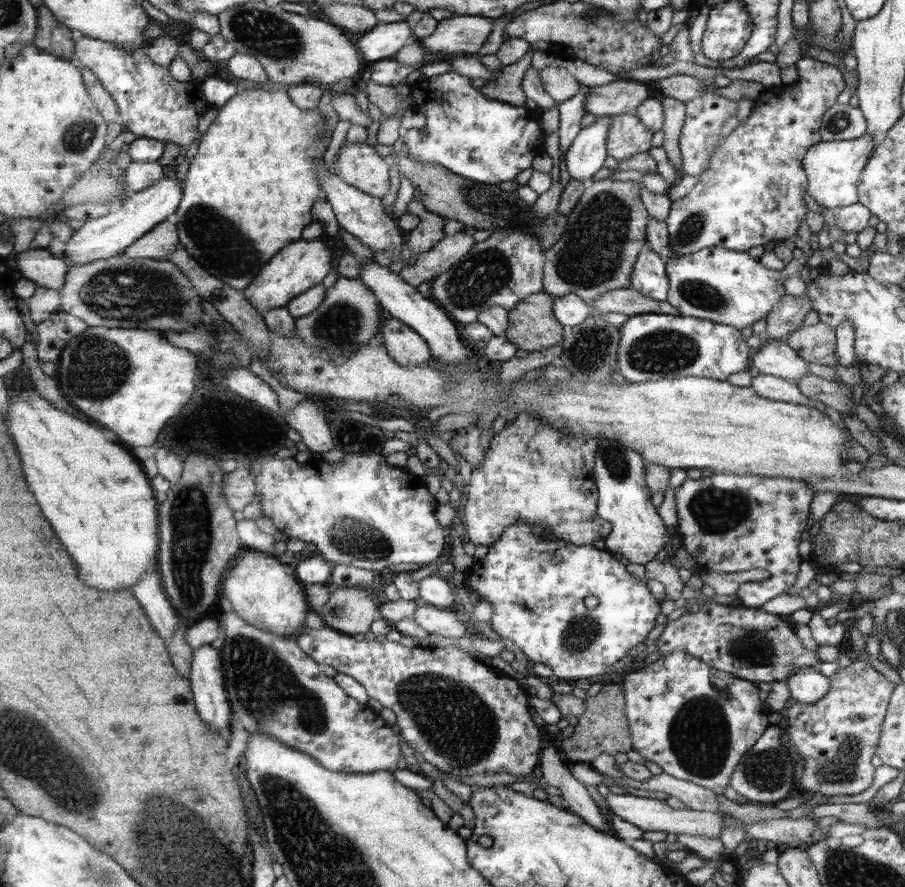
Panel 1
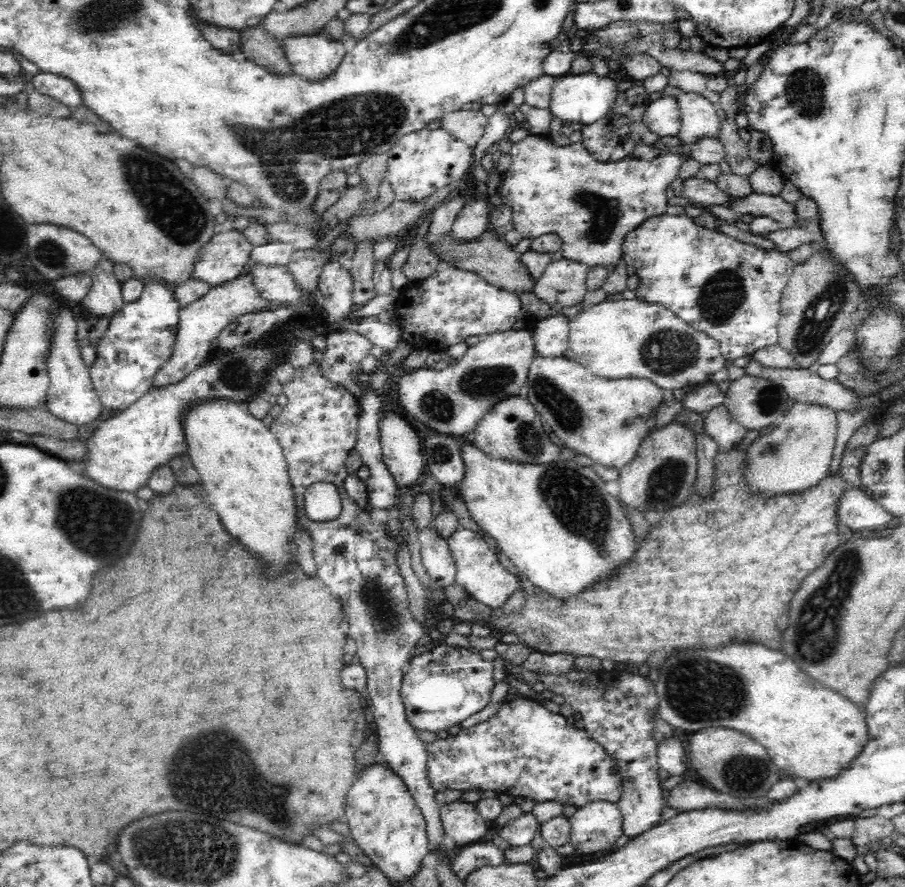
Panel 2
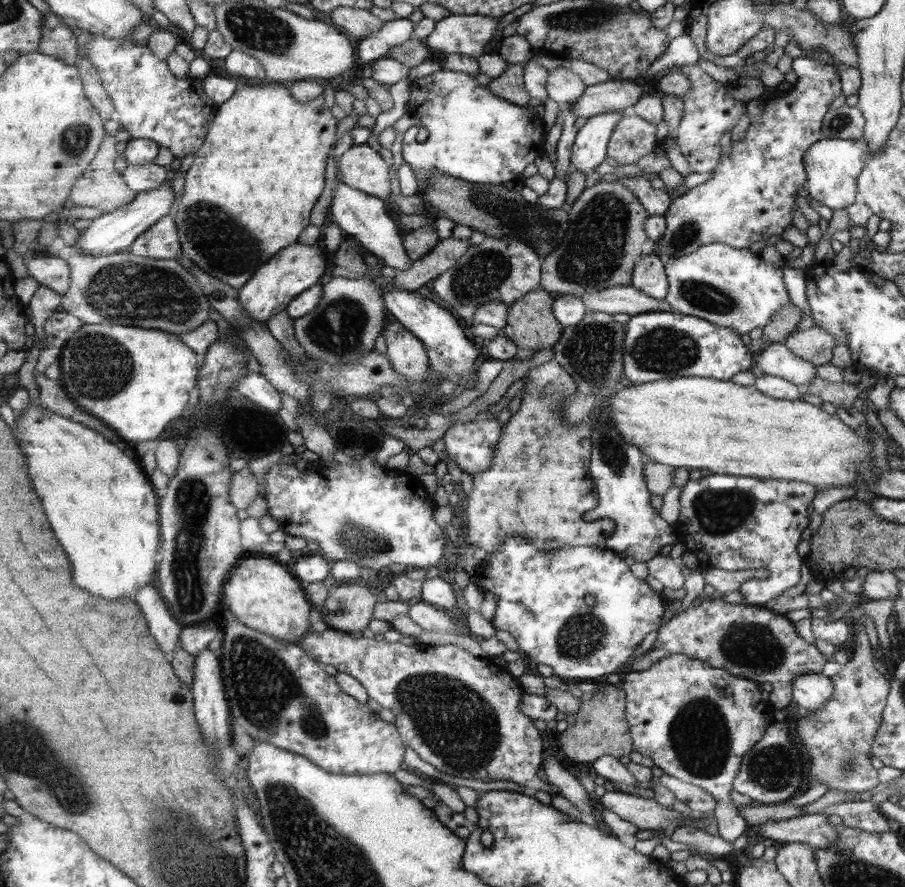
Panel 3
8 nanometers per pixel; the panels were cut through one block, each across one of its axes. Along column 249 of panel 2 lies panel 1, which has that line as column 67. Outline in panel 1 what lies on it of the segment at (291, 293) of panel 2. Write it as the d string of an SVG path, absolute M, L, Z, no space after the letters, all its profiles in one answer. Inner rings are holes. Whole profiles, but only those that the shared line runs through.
M48 248L24 250L15 257L22 277L32 280L38 286L55 291L65 286L70 264L62 258L54 258Z

